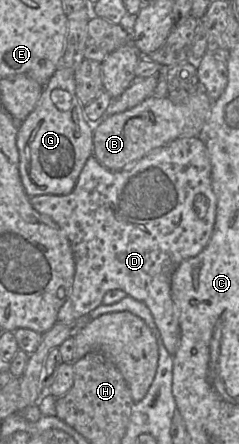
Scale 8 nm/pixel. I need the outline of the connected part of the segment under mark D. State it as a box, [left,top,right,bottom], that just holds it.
[30,137,216,355]

